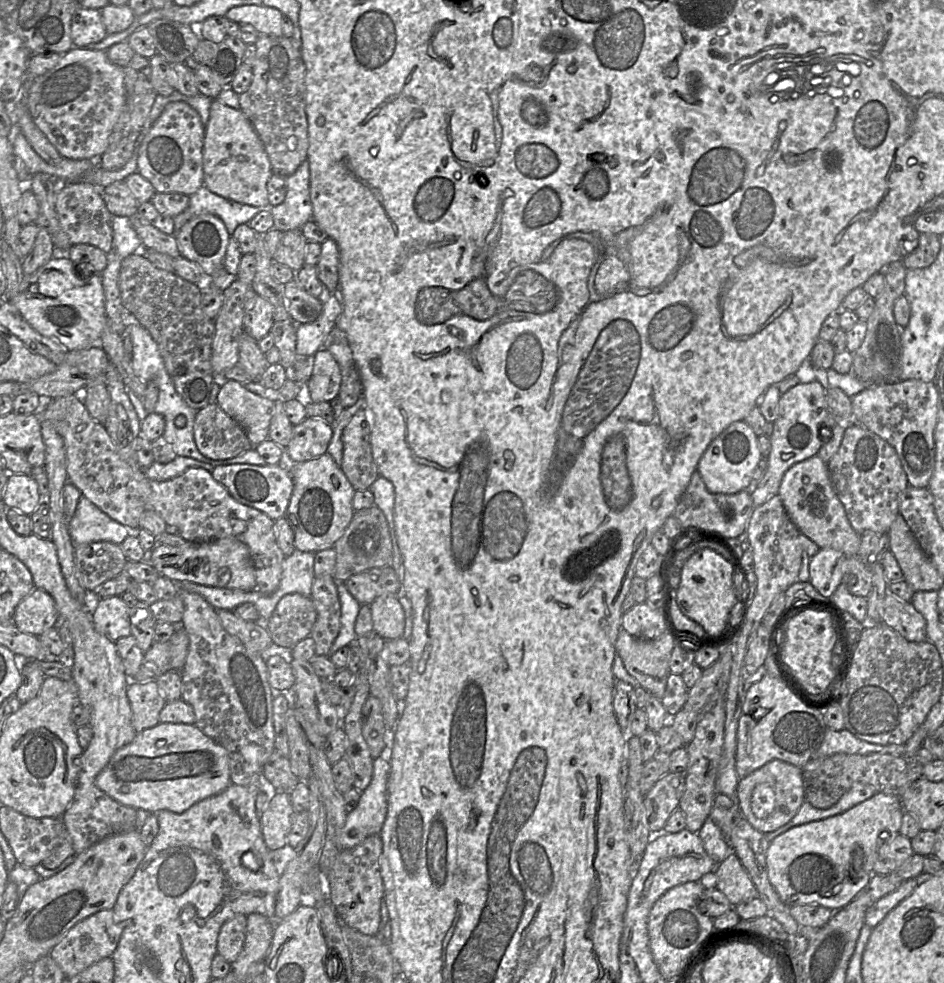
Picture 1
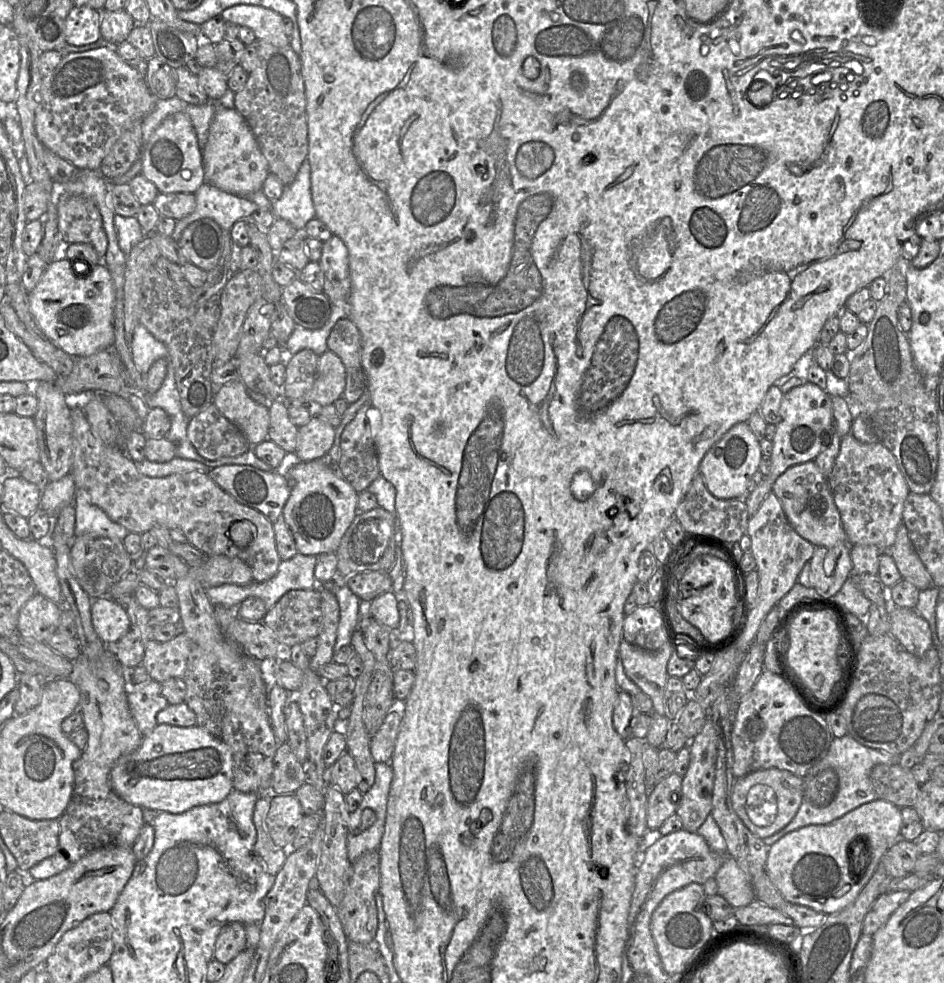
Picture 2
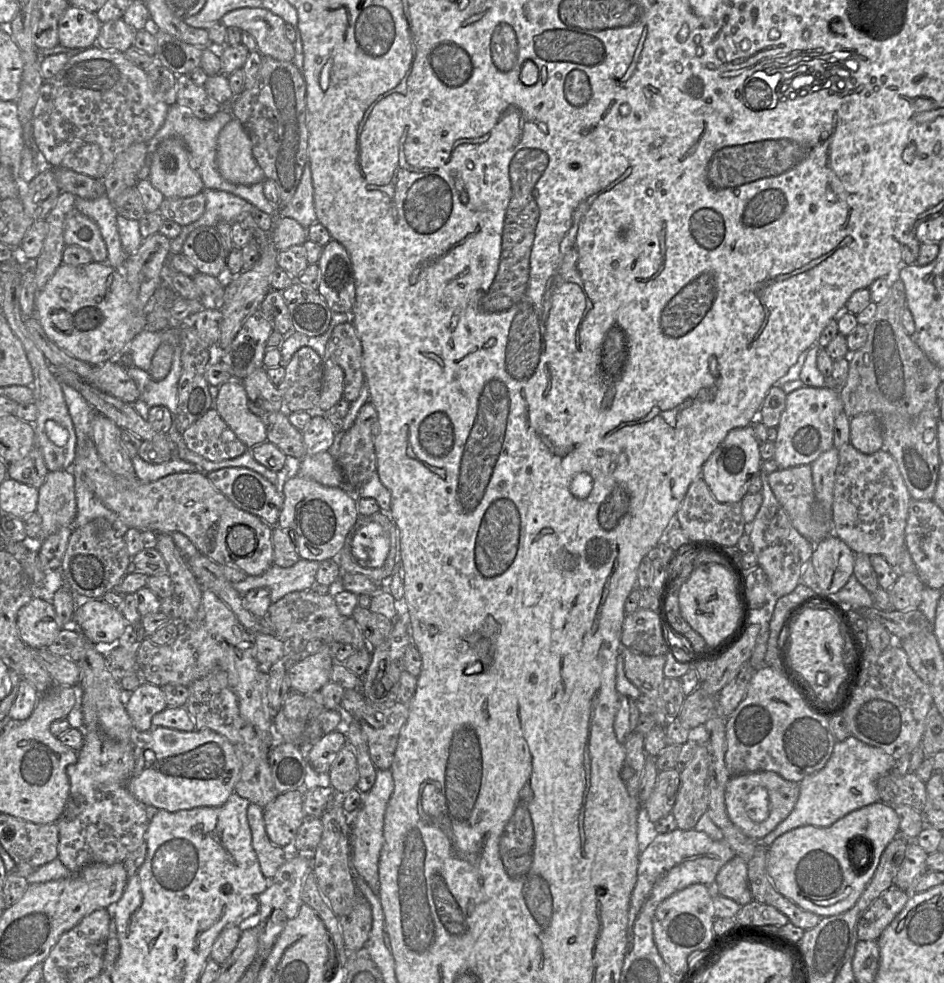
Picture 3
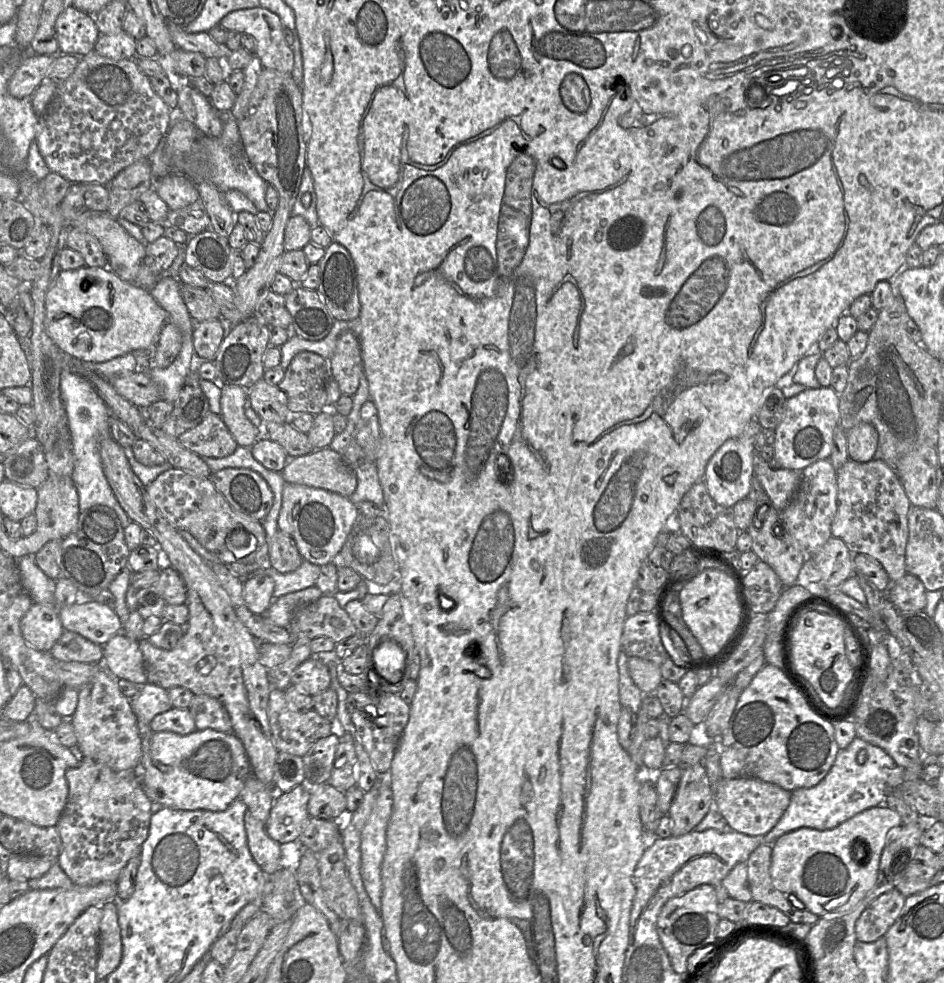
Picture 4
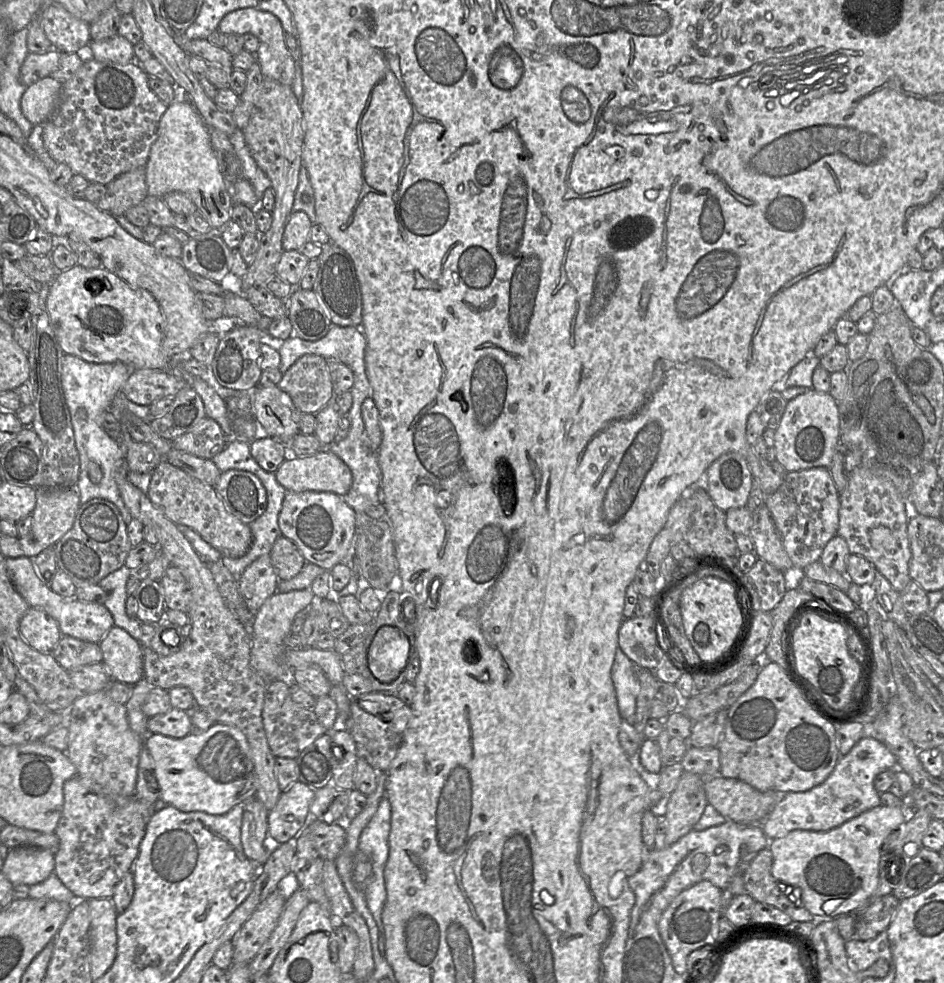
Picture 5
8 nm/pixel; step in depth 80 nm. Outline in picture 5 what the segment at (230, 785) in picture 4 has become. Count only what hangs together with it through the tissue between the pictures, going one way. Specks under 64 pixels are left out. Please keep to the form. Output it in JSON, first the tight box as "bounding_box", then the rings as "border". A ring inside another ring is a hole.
{"bounding_box":[144,722,256,815],"border":[[[215,722],[199,734],[192,732],[182,738],[149,733],[144,740],[154,764],[159,784],[159,799],[183,812],[201,811],[211,815],[227,813],[237,804],[256,797],[256,774],[251,749],[244,733],[234,726]]]}

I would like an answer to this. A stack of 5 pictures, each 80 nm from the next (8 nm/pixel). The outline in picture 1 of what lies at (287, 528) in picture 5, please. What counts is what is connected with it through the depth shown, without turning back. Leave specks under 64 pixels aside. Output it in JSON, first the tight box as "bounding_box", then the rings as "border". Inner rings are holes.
{"bounding_box":[284,452,355,553],"border":[[[327,452],[309,461],[294,463],[289,473],[293,491],[284,518],[293,530],[295,548],[313,553],[334,548],[355,512],[352,505],[354,487]]]}

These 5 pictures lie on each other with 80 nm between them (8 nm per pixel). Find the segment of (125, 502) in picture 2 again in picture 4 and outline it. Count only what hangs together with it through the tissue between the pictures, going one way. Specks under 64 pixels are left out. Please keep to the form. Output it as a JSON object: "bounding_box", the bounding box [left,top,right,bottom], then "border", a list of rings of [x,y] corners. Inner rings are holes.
{"bounding_box":[146,468,268,565],"border":[[[170,468],[161,473],[146,488],[146,492],[161,514],[178,530],[186,530],[209,552],[217,556],[219,562],[229,565],[232,563],[249,565],[268,554],[266,534],[262,521],[236,511],[225,497],[215,488],[209,478],[200,478],[178,468]]]}

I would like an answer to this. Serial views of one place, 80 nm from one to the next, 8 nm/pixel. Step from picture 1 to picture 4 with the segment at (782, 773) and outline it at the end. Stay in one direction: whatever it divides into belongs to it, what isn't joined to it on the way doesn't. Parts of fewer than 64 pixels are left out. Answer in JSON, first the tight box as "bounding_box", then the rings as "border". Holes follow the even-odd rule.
{"bounding_box":[714,777,792,836],"border":[[[753,777],[722,778],[714,787],[714,807],[725,818],[728,827],[749,836],[765,836],[779,821],[790,803],[792,792]]]}

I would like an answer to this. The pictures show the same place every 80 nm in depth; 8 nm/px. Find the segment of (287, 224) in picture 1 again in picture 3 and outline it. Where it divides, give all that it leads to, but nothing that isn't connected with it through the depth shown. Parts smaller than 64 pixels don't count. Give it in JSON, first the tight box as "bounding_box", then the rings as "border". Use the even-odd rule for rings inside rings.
{"bounding_box":[278,162,317,230],"border":[[[307,162],[294,196],[289,203],[279,206],[278,215],[293,218],[308,230],[317,222],[313,192],[311,167]]]}

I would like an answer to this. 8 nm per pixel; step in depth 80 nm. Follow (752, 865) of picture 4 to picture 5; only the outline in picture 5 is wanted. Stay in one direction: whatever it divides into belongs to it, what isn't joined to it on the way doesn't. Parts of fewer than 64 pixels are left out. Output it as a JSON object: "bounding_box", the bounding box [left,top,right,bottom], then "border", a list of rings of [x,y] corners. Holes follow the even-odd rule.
{"bounding_box":[743,847,813,922],"border":[[[769,847],[761,850],[743,873],[744,886],[756,902],[773,906],[798,922],[812,922],[813,915],[804,907],[796,907],[798,893],[778,883],[771,874],[773,863]]]}

